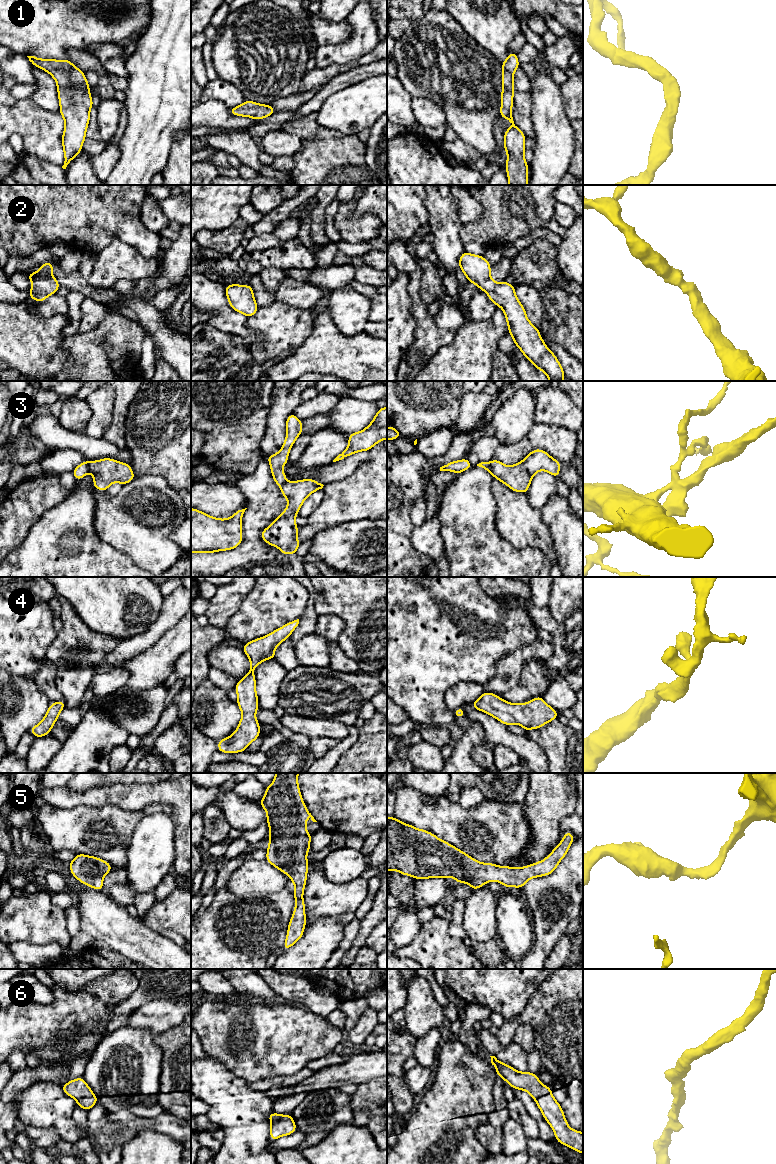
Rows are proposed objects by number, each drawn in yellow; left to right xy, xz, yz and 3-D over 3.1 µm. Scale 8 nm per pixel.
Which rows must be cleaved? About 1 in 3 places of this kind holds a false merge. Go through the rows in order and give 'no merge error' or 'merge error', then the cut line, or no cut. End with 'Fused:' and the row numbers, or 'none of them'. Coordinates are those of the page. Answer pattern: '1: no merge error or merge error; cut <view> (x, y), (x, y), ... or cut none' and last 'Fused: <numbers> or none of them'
1: no merge error; cut none
2: no merge error; cut none
3: merge error; cut xy (87, 462), (88, 471)
4: no merge error; cut none
5: no merge error; cut none
6: no merge error; cut none
Fused: 3

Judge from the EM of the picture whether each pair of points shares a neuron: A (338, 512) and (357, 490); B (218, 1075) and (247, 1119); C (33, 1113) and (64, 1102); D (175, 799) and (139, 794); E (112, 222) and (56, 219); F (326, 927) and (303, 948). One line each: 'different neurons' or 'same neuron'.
A: same neuron
B: same neuron
C: same neuron
D: same neuron
E: same neuron
F: same neuron

